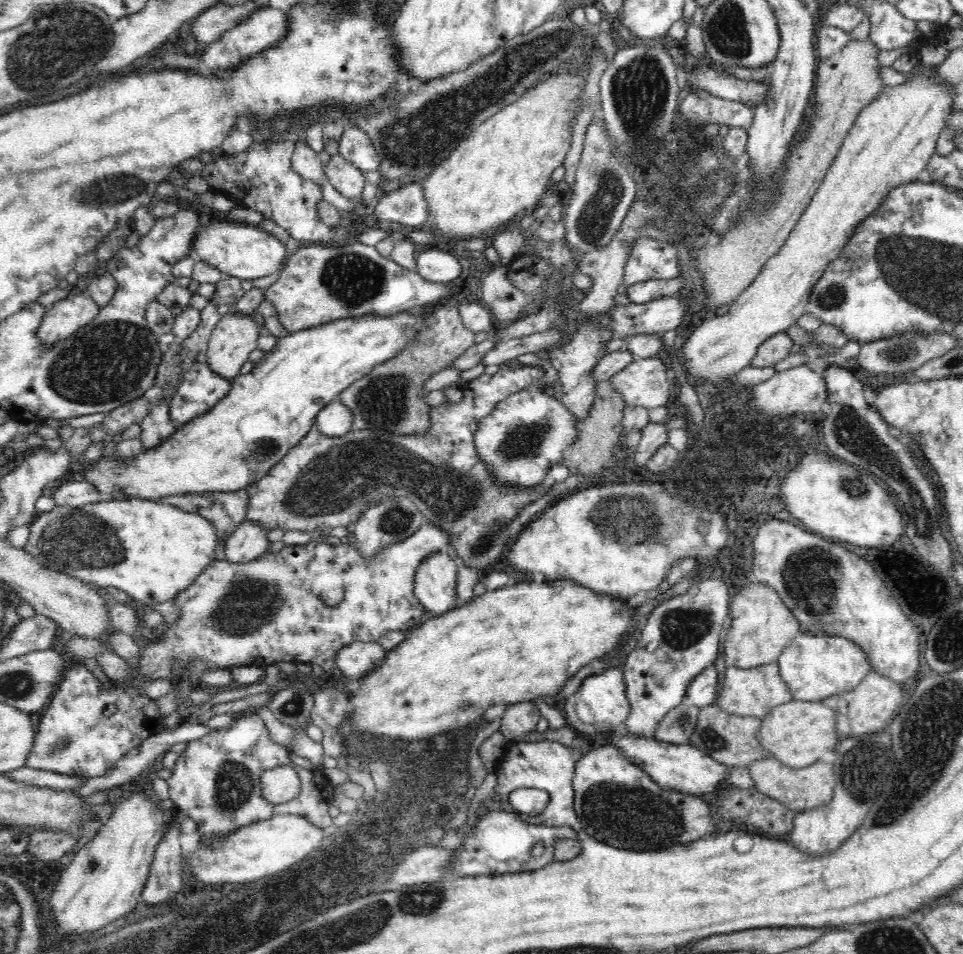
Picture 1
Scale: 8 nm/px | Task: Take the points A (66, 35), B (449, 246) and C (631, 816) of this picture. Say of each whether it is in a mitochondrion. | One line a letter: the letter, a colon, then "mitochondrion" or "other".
A: mitochondrion
B: other
C: mitochondrion

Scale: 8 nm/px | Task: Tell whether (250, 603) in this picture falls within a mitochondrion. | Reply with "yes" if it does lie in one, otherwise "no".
yes

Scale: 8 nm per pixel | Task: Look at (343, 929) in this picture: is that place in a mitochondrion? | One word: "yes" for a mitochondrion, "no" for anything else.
yes

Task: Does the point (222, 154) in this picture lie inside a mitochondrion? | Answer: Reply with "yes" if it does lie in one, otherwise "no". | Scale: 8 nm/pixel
no

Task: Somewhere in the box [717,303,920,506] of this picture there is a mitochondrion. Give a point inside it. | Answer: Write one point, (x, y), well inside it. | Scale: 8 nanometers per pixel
(847, 429)

